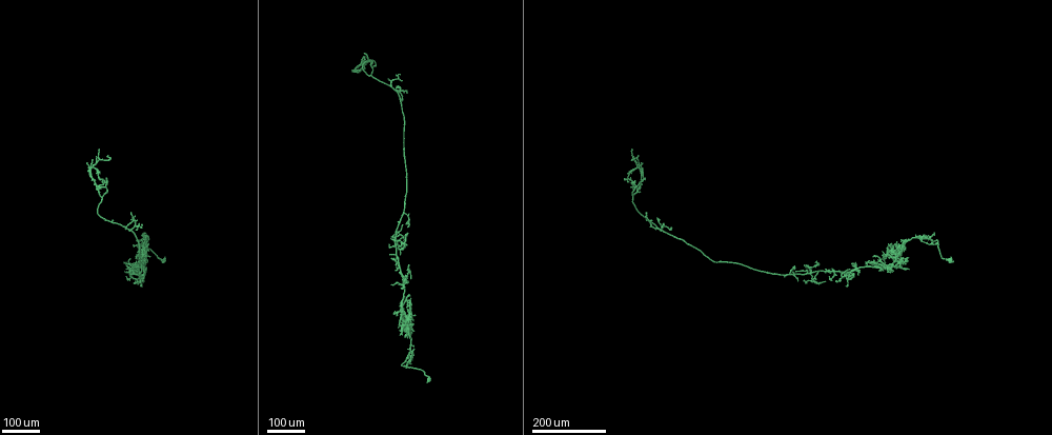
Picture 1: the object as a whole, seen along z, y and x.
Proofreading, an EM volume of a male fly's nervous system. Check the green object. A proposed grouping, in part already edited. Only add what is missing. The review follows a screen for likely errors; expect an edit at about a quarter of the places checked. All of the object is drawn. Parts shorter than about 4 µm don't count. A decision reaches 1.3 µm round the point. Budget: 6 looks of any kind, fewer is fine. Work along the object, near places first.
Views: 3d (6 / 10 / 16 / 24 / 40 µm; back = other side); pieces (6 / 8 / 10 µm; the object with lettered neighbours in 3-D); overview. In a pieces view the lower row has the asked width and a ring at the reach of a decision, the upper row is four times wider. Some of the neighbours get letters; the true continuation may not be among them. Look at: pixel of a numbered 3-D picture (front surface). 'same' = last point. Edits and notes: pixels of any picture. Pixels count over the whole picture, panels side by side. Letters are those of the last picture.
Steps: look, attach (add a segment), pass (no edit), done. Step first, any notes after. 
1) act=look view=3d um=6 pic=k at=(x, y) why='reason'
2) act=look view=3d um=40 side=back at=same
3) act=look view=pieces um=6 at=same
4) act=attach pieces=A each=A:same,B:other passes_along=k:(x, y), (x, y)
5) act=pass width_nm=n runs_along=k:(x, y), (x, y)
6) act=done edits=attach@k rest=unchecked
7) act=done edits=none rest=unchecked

act=look view=3d um=40 pic=1 at=(86, 161) why='an open end'

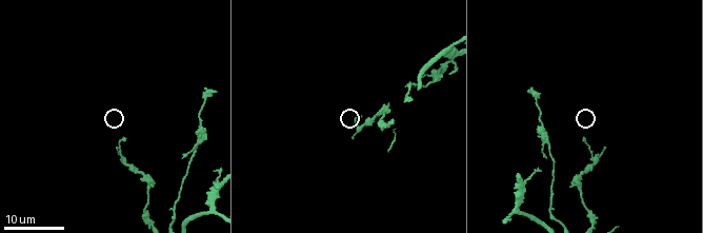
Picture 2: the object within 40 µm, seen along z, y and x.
act=look view=pieces um=6 pic=2 at=(361, 115)

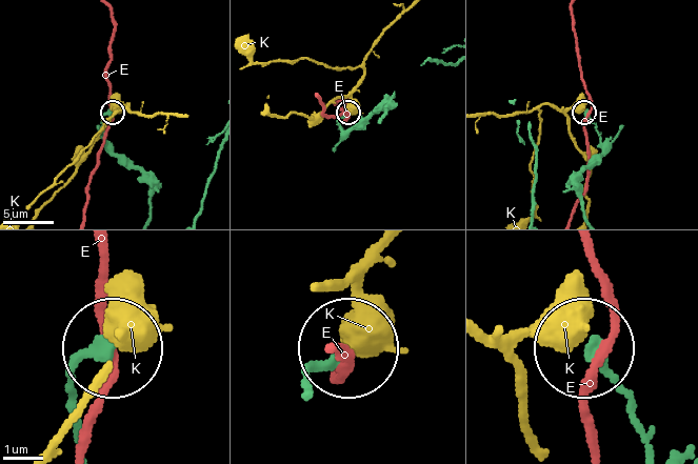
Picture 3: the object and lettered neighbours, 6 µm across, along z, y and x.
act=pass width_nm=310 each=E:other,K:other runs_along=3:(644, 448), (631, 398), (607, 361), (587, 351) found='no lettered segment goes on from it'

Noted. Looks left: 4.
act=look view=3d um=24 pic=1 at=(86, 171) why='tapers out'

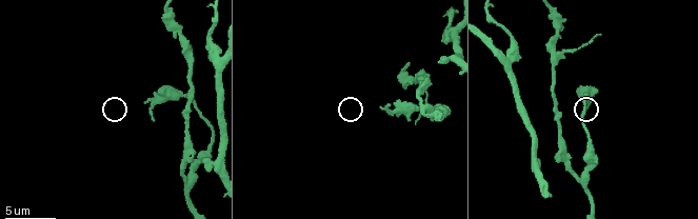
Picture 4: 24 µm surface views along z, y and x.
act=look view=pieces um=8 pic=4 at=(390, 103)

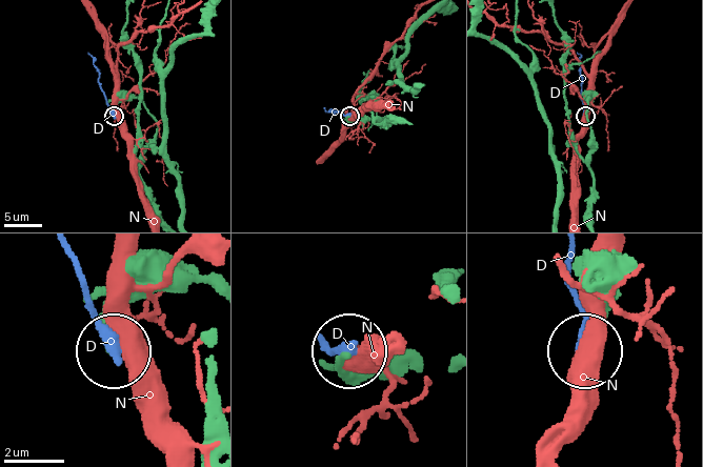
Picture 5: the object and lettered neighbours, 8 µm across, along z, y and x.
act=pass each=D:other,N:other found='none of them fits'

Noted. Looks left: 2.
act=look view=3d um=40 pic=1 at=(636, 154) why='long arm stops here'

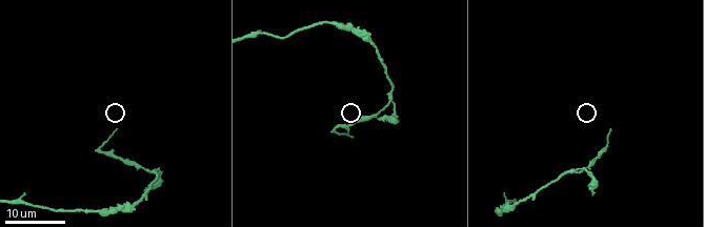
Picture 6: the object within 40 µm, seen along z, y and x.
act=look view=pieces um=10 pic=6 at=(117, 129)

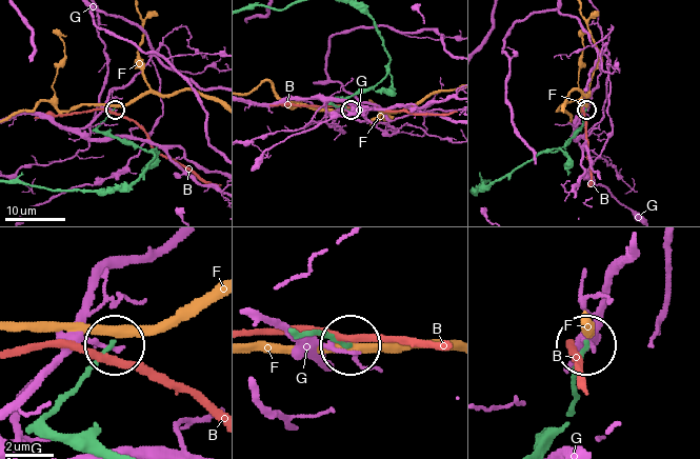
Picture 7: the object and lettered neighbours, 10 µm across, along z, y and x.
act=pass each=B:other,F:other,G:other runs_along=7:(154, 156), (98, 130), (114, 108) found='no lettered segment goes on from it'

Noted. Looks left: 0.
act=done edits=none rest=unchecked

